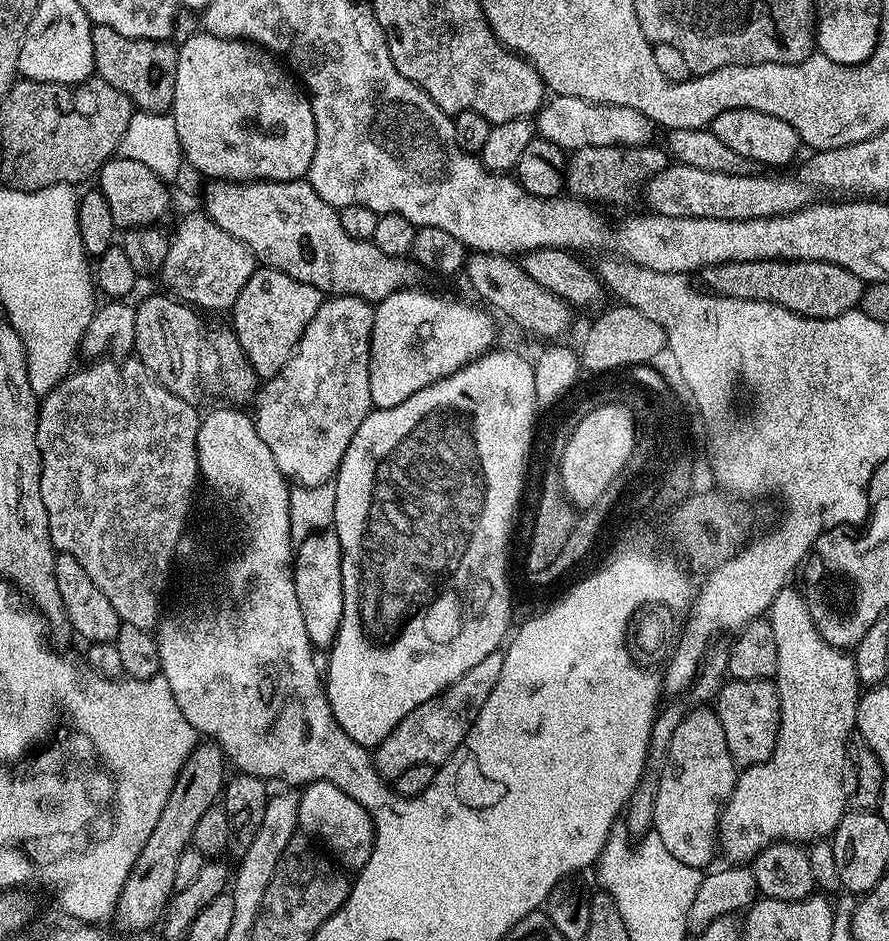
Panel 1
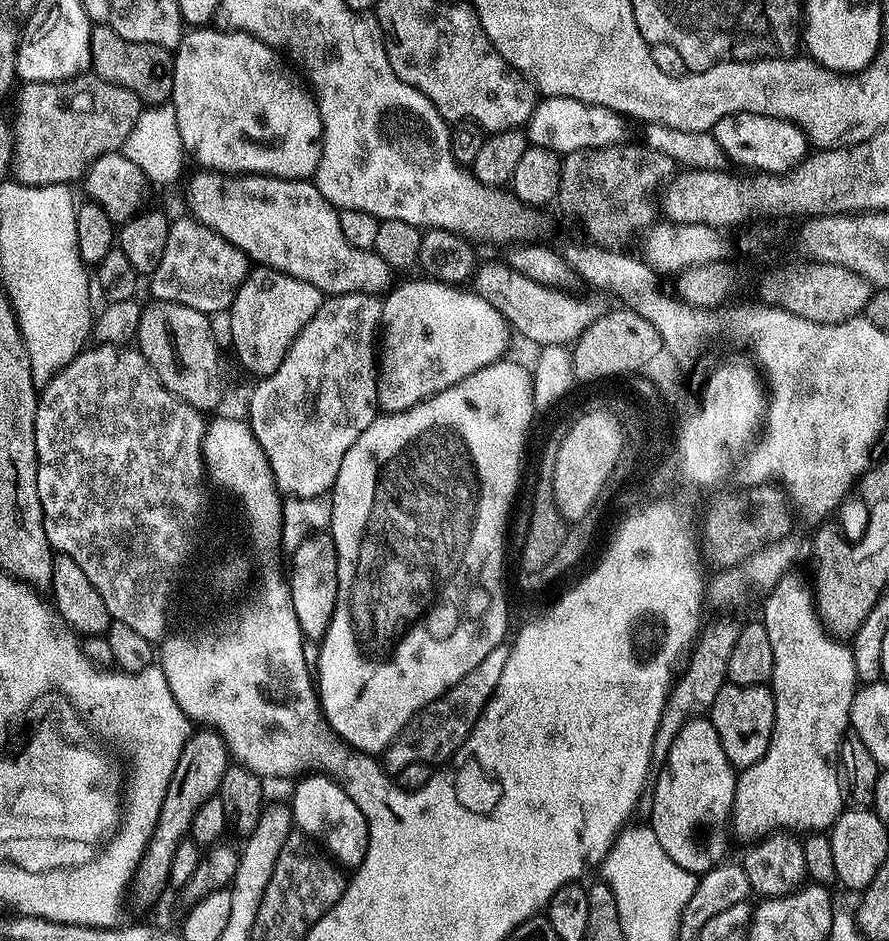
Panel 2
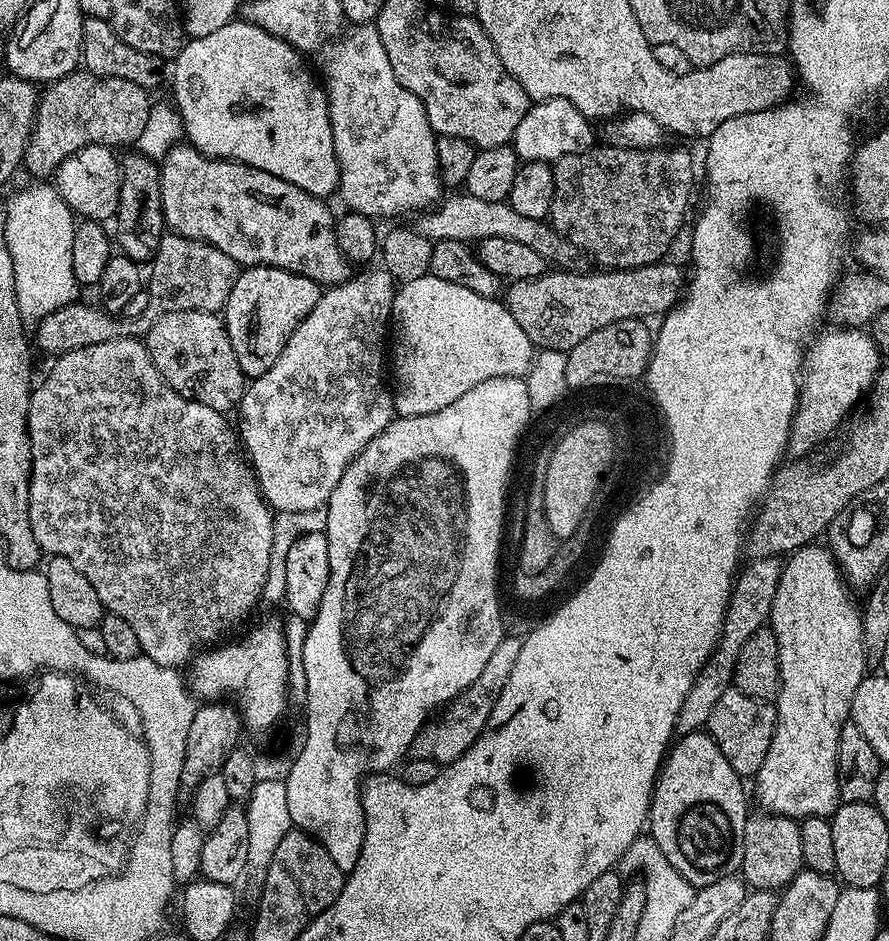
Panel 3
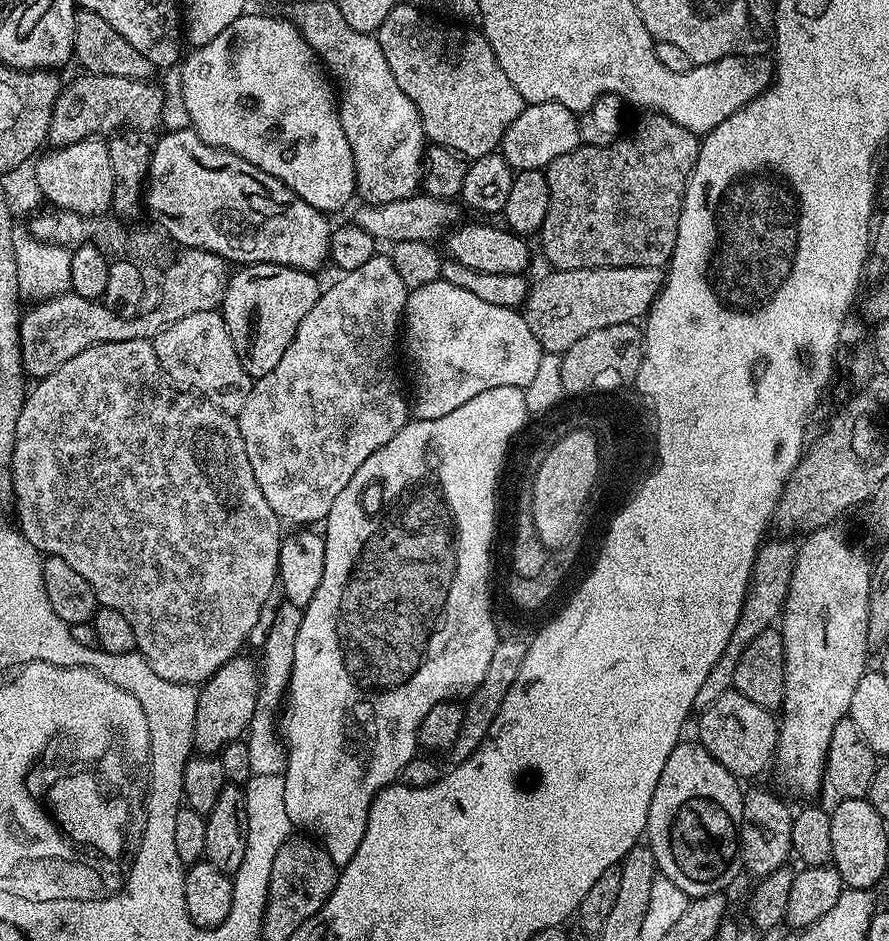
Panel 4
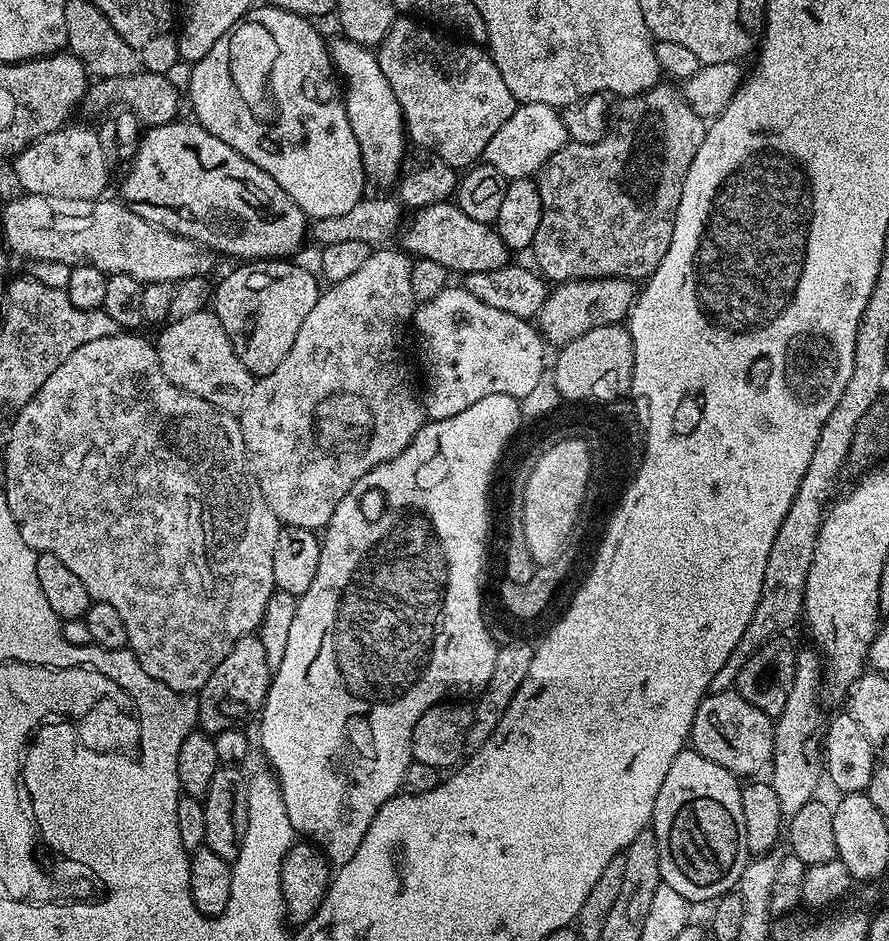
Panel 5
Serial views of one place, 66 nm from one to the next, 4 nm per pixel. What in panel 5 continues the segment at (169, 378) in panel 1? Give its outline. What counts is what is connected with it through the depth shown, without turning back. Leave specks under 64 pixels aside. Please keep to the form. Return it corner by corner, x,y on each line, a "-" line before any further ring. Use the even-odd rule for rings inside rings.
215,311
195,312
186,318
165,323
160,330
160,337
155,337
154,347
158,362
172,385
210,402
223,412
239,413
250,394
254,377
246,366
242,366

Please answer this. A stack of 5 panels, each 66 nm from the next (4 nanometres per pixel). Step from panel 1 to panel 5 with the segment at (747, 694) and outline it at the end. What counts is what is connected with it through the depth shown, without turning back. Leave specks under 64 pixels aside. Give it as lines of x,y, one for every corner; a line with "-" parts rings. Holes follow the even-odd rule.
712,692
701,700
694,714
690,744
702,758
718,762
718,766
730,770
737,778
752,778
771,765
775,733
773,717
758,710
758,706
750,706
739,692

